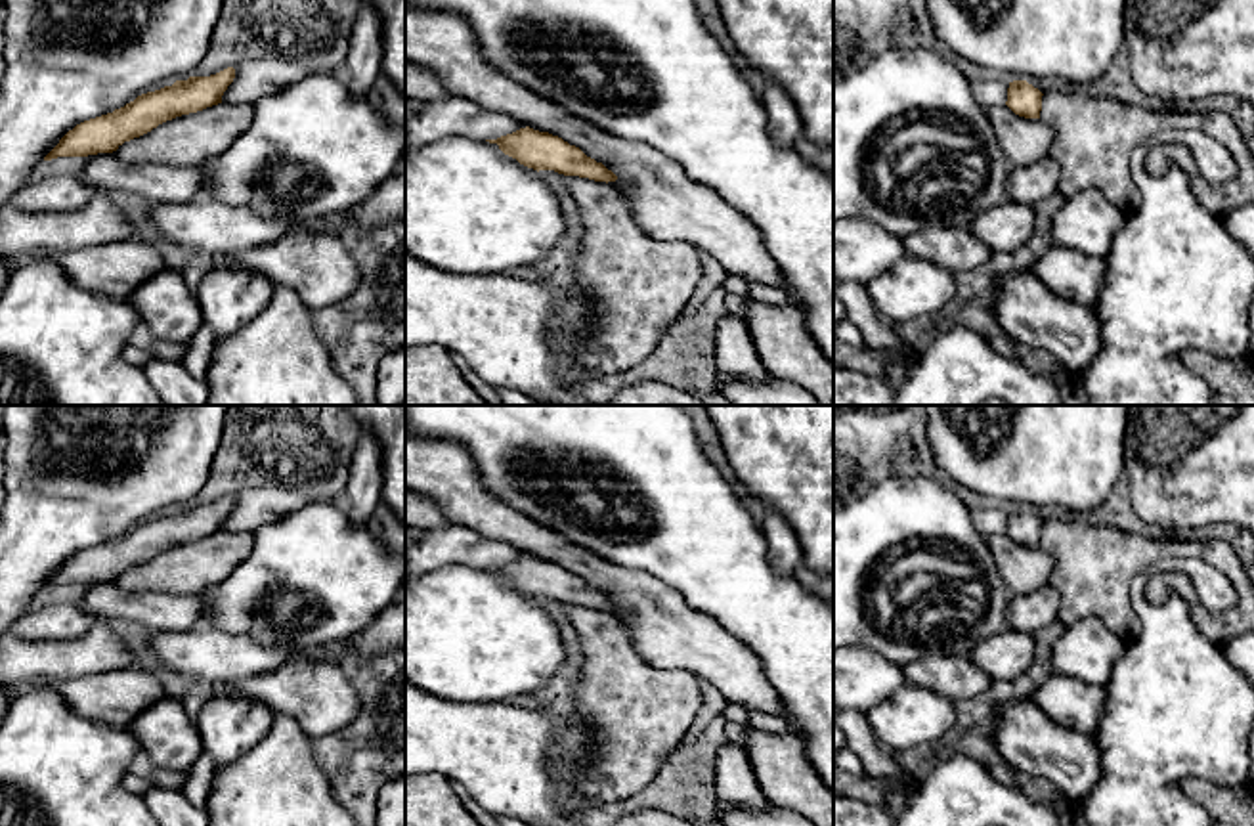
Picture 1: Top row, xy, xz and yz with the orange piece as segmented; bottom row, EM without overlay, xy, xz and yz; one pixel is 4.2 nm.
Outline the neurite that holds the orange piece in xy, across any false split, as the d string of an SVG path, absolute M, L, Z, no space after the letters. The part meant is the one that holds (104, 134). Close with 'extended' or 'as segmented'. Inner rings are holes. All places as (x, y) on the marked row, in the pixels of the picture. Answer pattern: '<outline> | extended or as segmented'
M227 67L210 76L189 76L141 94L113 113L76 124L44 161L113 153L124 141L140 138L166 120L222 103L222 96L233 78L235 69Z | as segmented

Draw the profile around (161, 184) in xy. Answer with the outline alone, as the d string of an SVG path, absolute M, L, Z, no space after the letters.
M115 151L92 155L84 164L80 180L94 193L122 191L145 197L155 205L197 201L210 182L201 166L124 163Z

